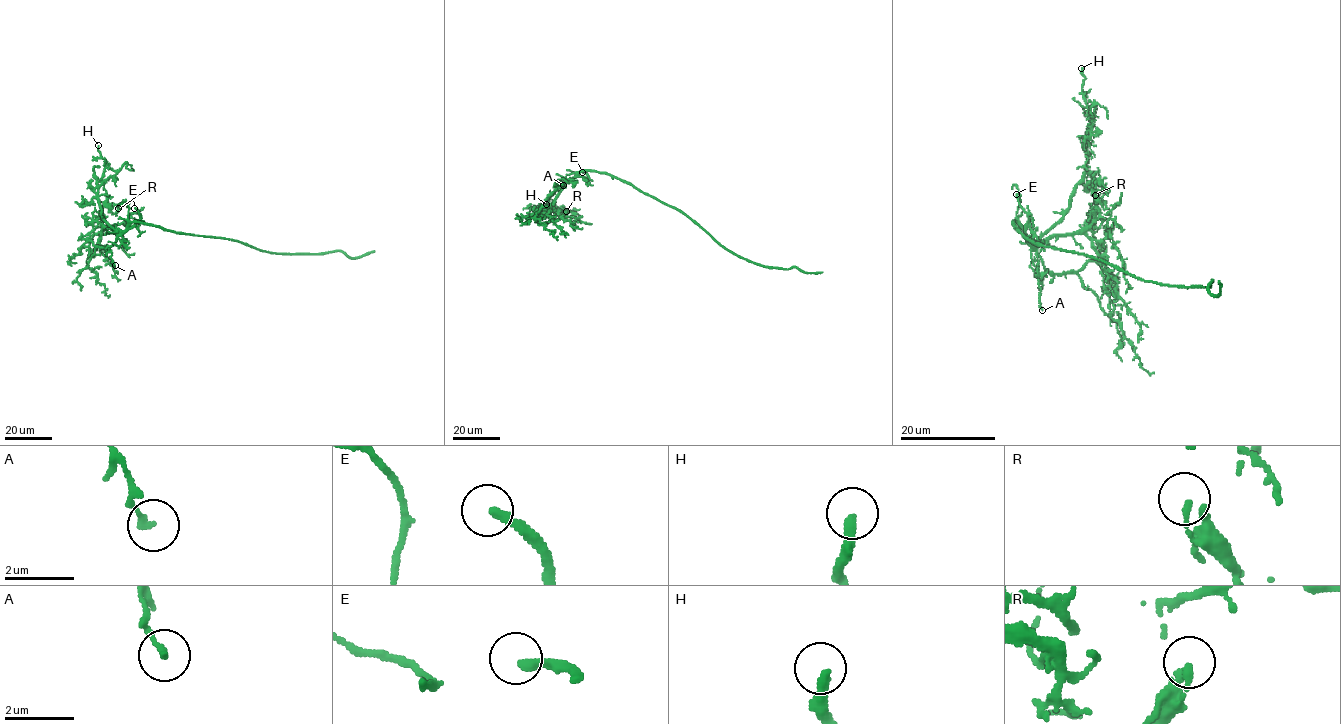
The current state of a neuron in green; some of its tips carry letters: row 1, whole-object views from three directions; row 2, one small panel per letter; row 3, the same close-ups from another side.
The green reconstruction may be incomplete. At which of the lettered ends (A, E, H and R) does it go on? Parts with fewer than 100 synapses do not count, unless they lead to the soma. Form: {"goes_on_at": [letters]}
{"goes_on_at": ["E"]}

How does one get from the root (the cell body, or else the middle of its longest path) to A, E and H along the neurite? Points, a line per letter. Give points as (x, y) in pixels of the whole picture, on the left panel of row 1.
A: (198, 235), (132, 222), (109, 248), (115, 265)
E: (198, 235), (135, 222), (129, 228), (140, 218), (134, 208)
H: (198, 235), (135, 222), (124, 231), (117, 232), (101, 215), (98, 192), (105, 161), (98, 150), (98, 145)

